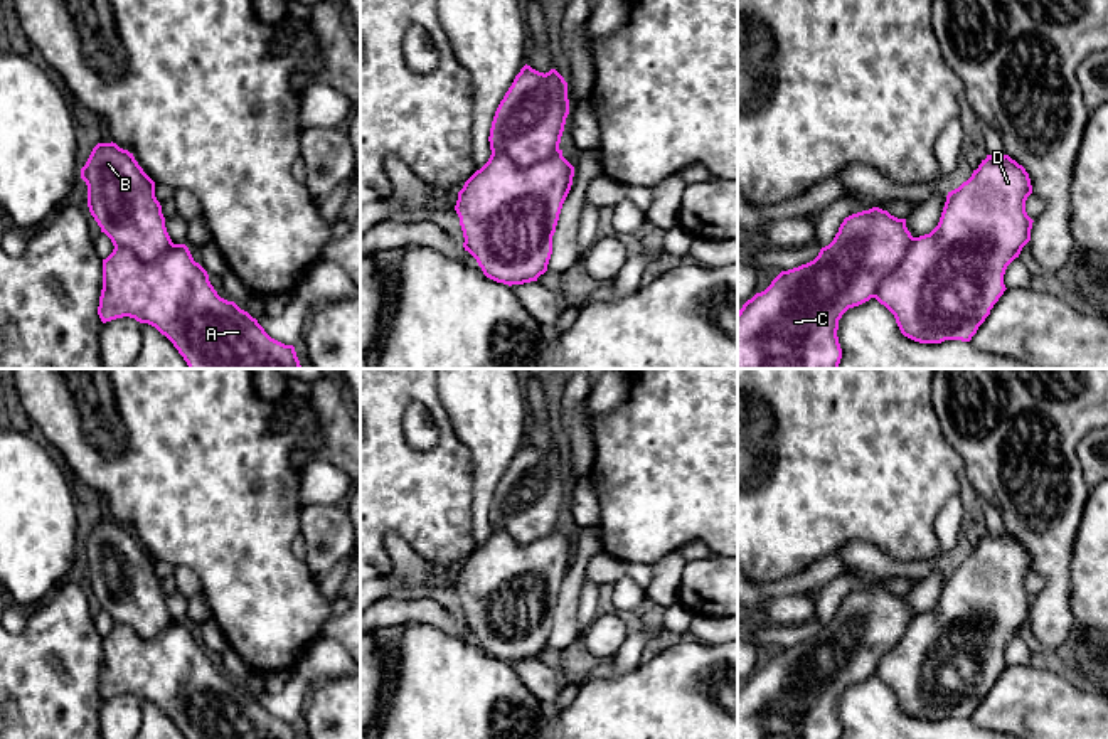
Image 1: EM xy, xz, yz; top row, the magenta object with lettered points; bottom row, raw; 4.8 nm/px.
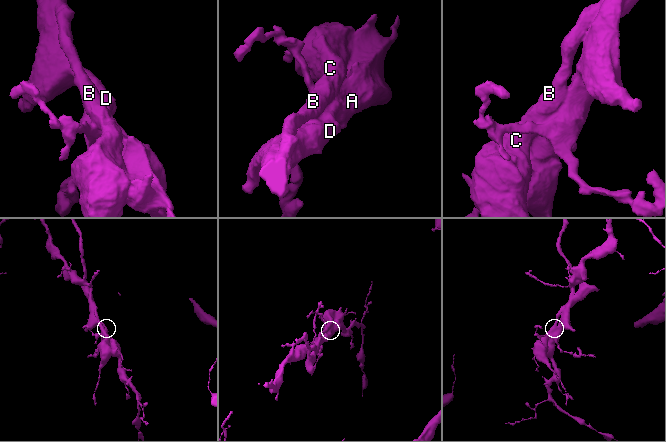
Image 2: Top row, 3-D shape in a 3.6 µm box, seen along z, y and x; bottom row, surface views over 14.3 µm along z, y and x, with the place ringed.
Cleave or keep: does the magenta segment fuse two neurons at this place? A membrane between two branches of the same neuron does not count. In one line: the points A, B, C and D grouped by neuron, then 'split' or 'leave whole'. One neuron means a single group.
groups A D / B C; split

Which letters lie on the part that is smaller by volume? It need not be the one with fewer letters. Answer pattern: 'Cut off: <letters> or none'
Cut off: B, C

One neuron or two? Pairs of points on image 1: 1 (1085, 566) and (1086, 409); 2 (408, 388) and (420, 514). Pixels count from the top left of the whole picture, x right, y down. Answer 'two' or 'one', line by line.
1: two
2: one

